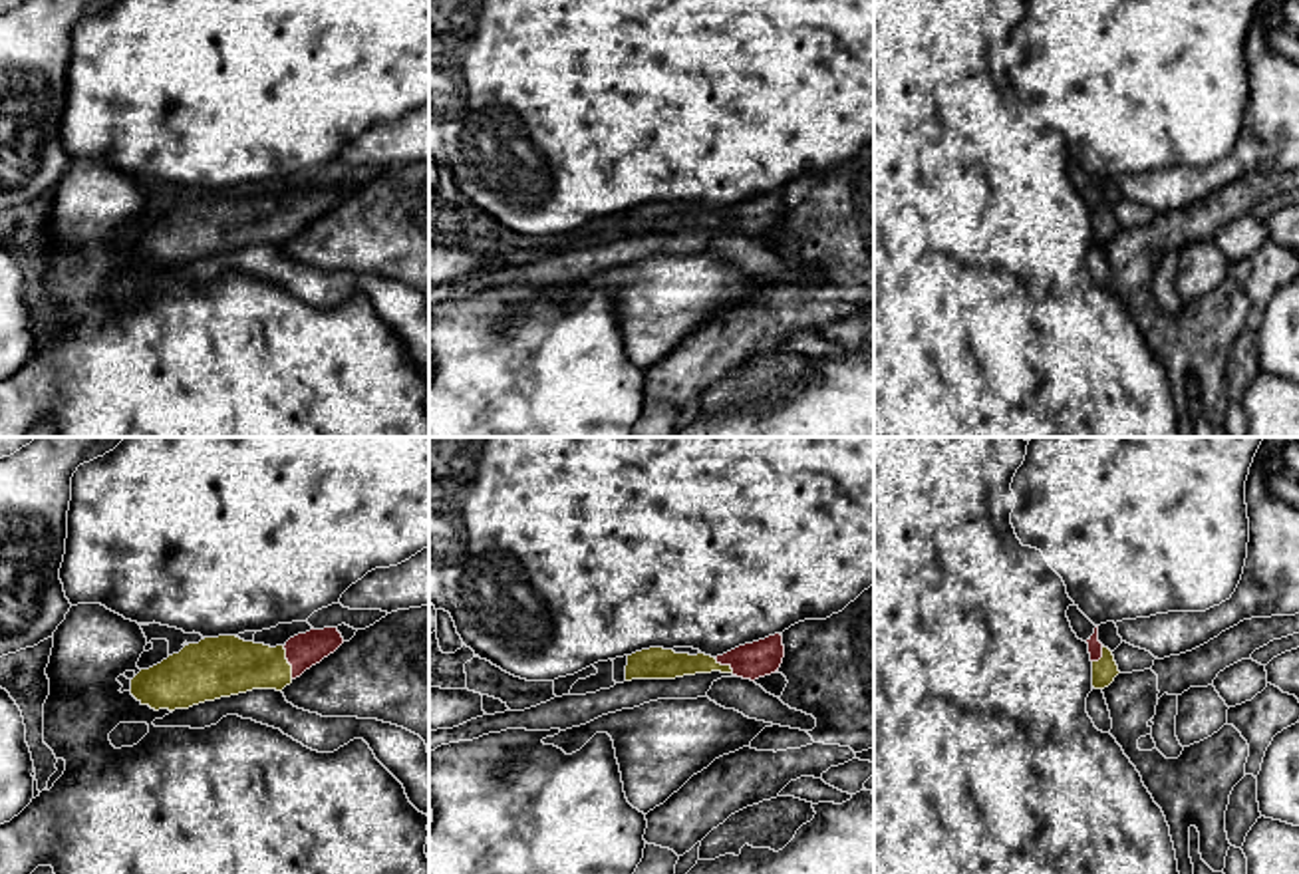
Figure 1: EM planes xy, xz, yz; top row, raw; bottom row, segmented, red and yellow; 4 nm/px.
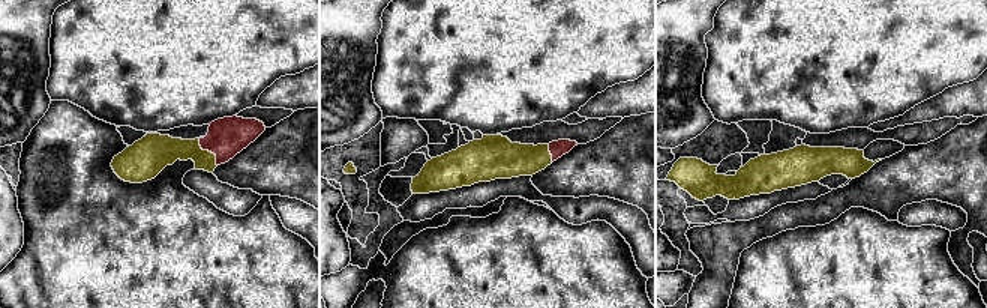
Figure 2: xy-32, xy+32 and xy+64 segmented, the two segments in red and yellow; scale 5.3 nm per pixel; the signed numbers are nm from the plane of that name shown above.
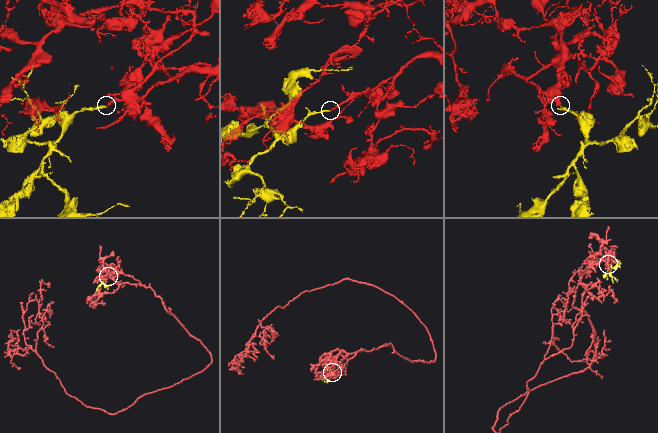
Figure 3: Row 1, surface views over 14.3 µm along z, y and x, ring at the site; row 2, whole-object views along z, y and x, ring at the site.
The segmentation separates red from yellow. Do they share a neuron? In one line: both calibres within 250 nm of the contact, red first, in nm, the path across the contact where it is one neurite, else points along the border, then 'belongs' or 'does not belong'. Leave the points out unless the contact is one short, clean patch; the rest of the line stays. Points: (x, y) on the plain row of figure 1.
140/240 nm | across xy (304, 205), (288, 217), (279, 221), (227, 221) | belongs

